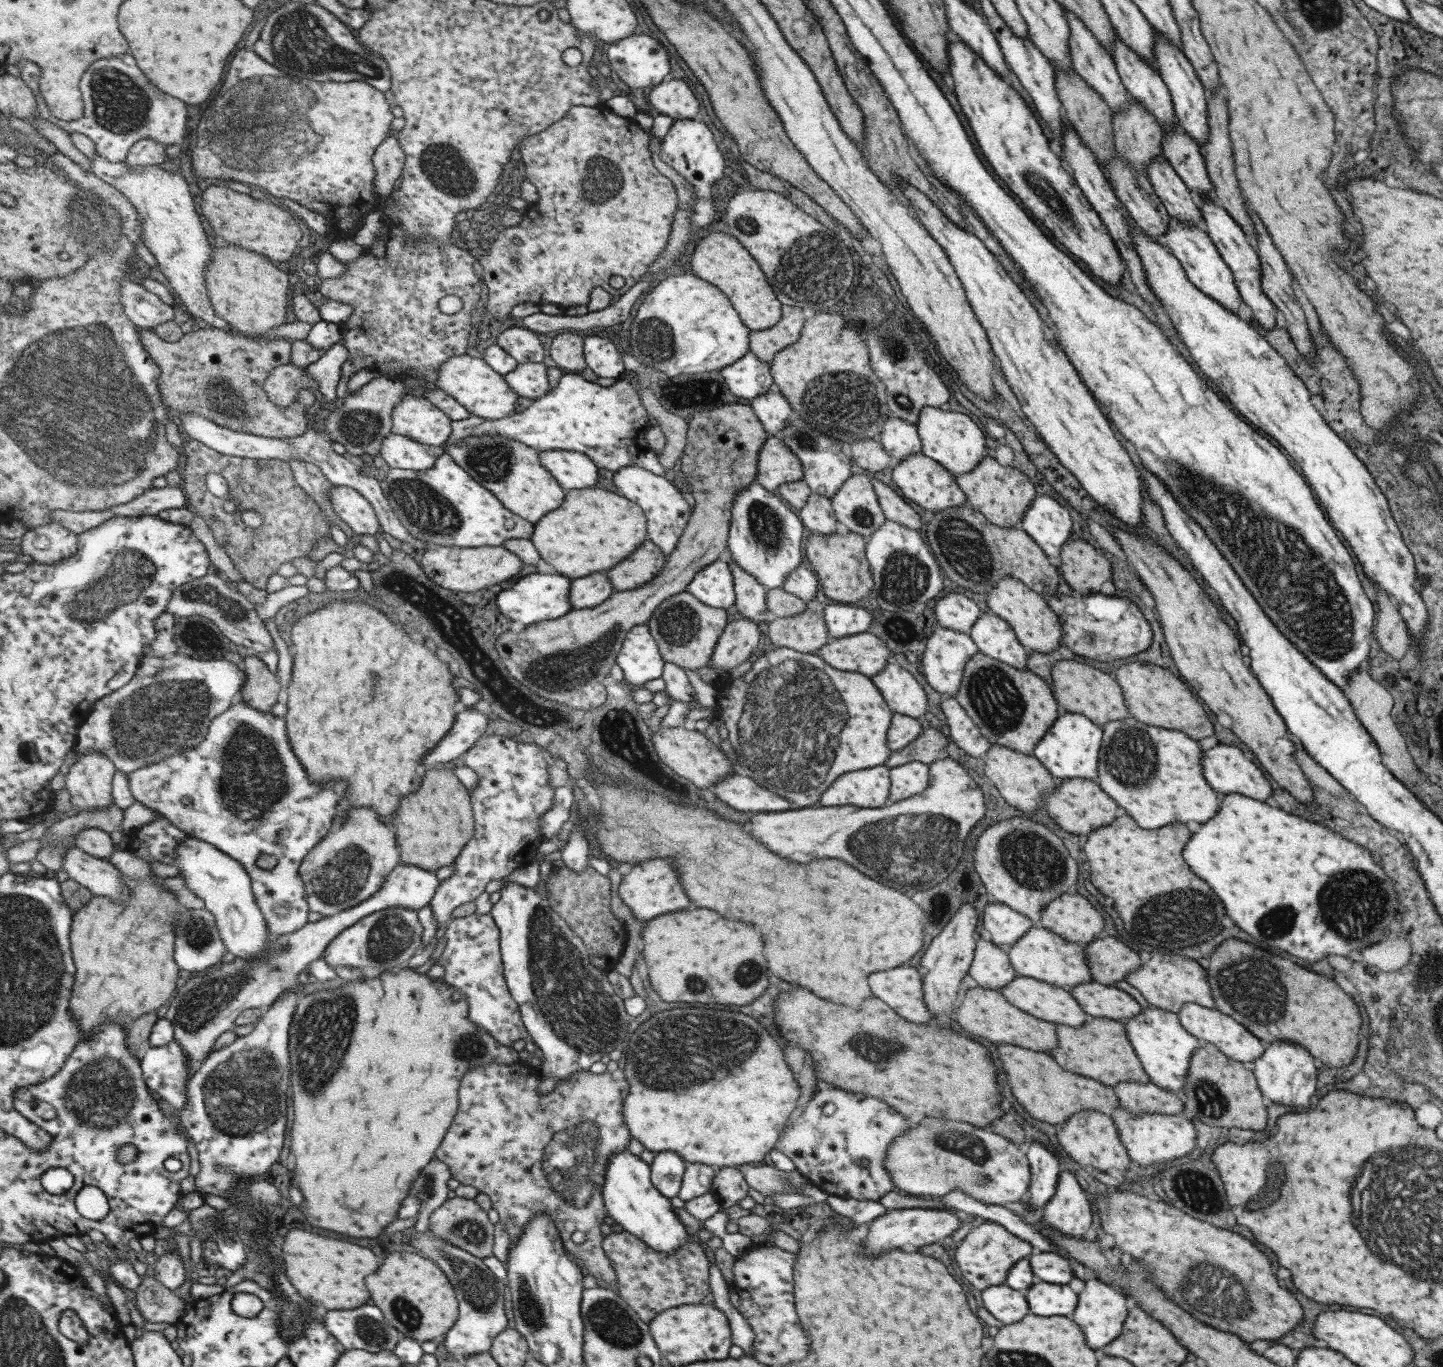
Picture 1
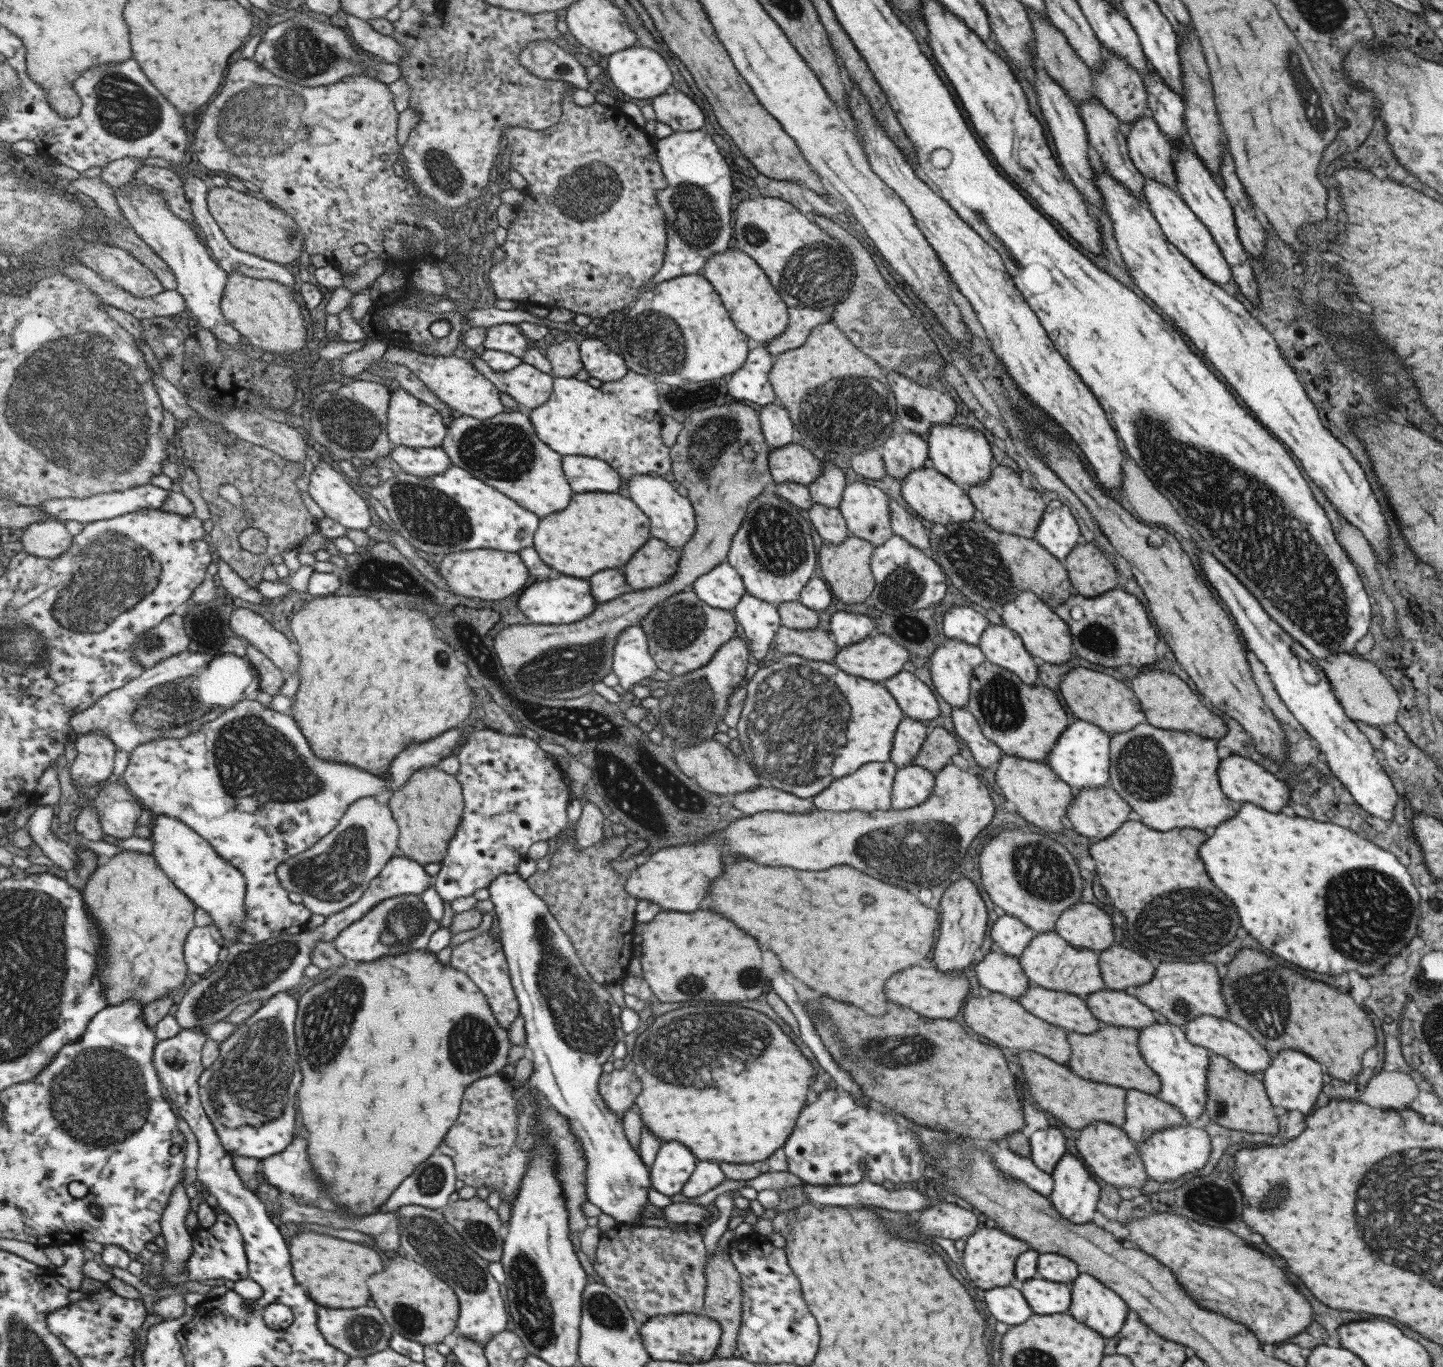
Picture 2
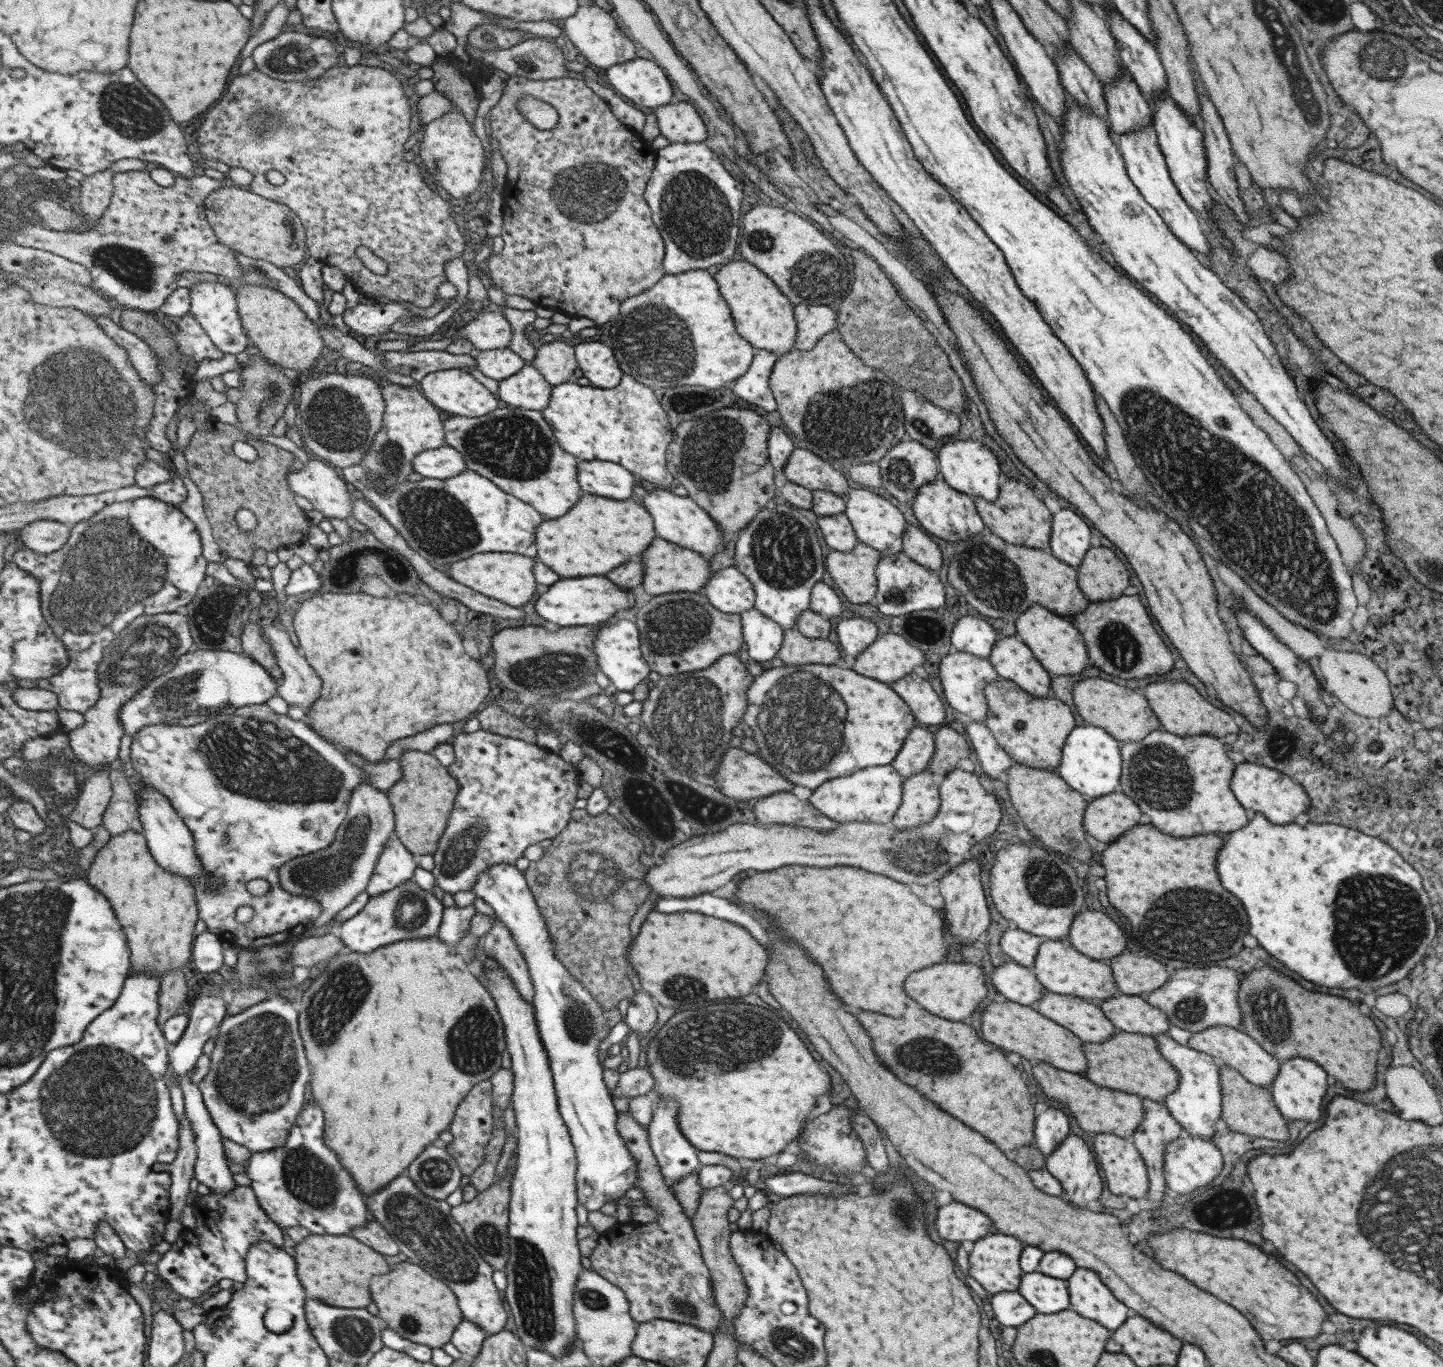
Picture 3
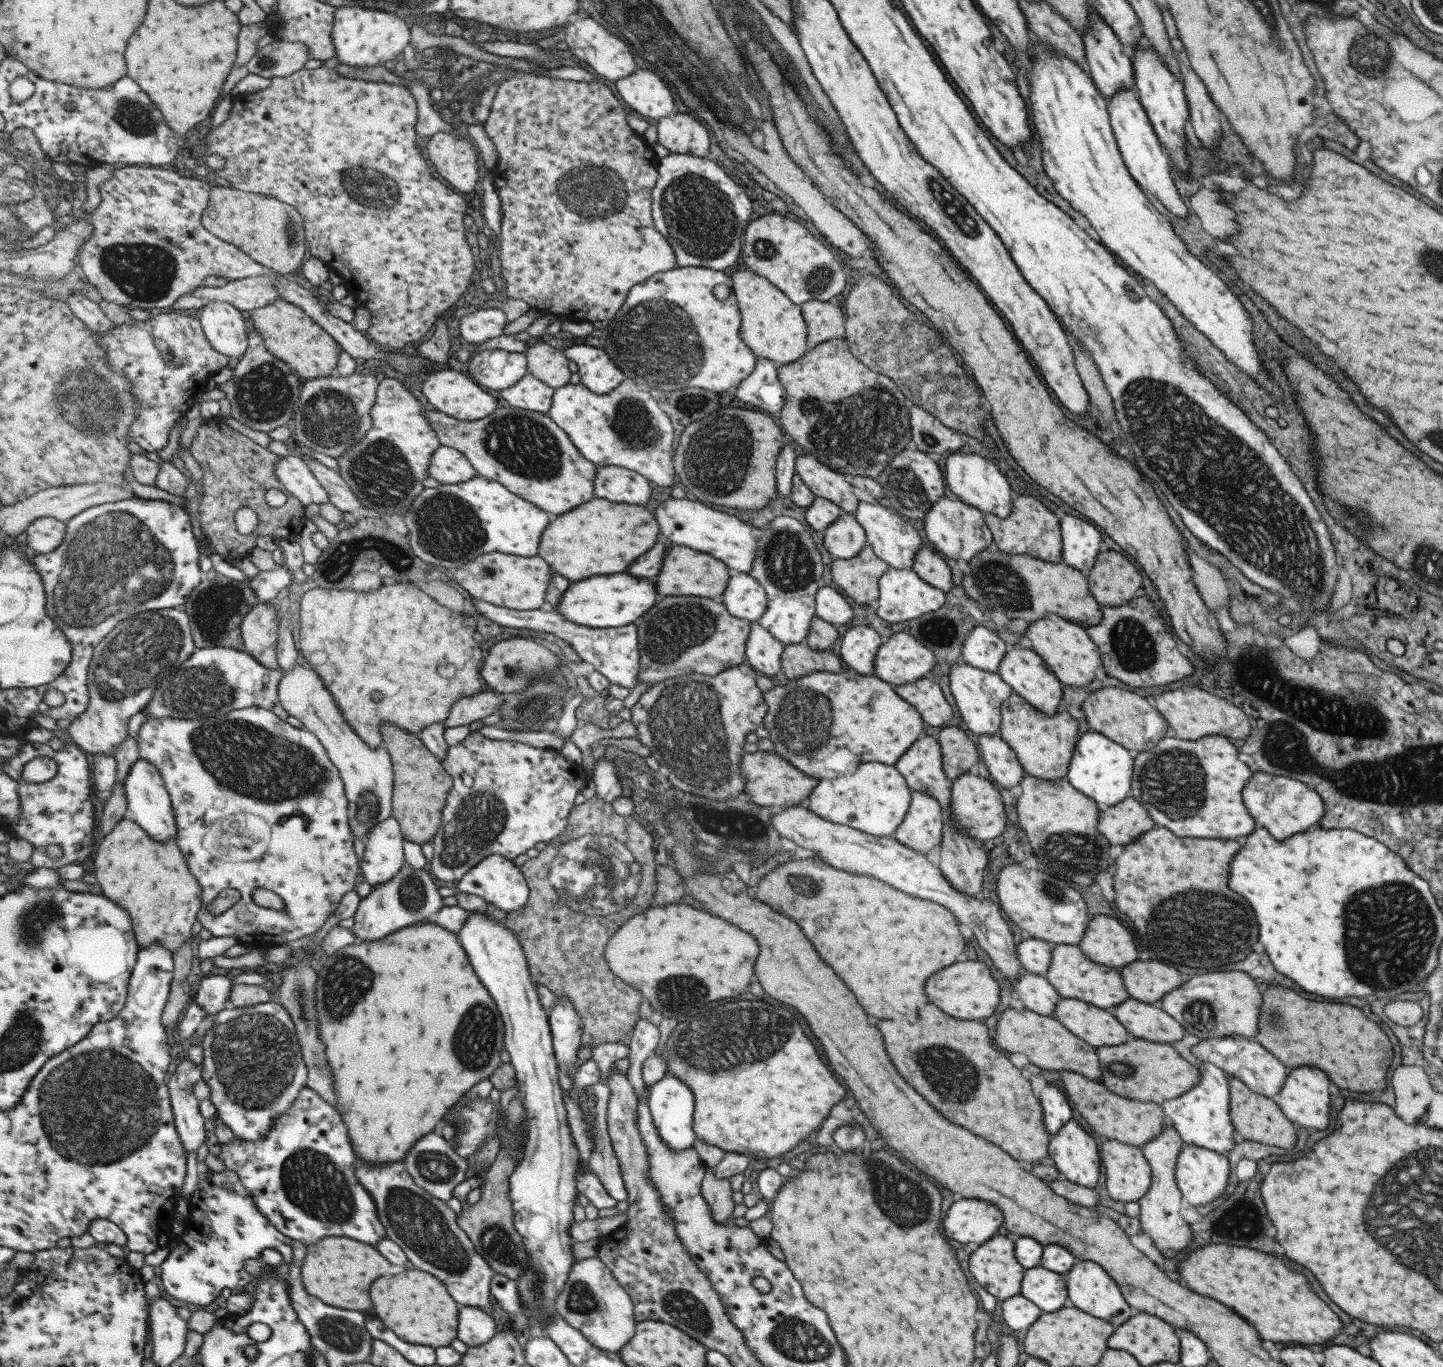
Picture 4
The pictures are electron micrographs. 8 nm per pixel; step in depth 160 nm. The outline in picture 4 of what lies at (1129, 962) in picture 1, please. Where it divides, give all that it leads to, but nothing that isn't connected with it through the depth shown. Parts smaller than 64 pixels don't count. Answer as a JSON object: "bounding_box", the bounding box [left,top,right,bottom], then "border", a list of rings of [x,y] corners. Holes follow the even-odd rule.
{"bounding_box":[1120,957,1181,1004],"border":[[[1140,957],[1120,970],[1123,986],[1131,999],[1157,1004],[1181,984],[1181,974],[1165,964]]]}

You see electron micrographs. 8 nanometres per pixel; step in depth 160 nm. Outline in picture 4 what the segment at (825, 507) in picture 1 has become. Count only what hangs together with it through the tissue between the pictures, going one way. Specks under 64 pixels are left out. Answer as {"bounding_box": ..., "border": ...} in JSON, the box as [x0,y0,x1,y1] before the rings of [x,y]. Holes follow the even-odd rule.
{"bounding_box":[821,515,866,558],"border":[[[841,515],[821,535],[823,547],[831,558],[853,558],[866,546],[865,534],[853,515]]]}

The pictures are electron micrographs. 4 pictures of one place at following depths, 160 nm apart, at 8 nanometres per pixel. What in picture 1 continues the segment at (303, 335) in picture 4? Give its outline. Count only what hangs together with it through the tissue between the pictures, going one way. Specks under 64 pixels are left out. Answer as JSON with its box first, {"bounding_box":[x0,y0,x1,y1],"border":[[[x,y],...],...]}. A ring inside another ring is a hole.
{"bounding_box":[206,243,291,336],"border":[[[227,243],[215,245],[212,262],[206,277],[208,289],[218,315],[227,320],[236,332],[259,336],[286,324],[289,314],[289,288],[291,280],[264,254],[245,250]]]}

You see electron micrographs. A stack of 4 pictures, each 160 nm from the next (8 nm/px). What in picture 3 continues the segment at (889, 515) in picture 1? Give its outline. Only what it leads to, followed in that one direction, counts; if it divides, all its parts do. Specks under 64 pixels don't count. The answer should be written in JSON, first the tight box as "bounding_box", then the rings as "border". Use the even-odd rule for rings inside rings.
{"bounding_box":[901,524,943,574],"border":[[[905,524],[905,531],[901,537],[901,552],[915,564],[937,574],[943,564],[937,544],[930,540],[925,531],[918,530],[910,524]]]}

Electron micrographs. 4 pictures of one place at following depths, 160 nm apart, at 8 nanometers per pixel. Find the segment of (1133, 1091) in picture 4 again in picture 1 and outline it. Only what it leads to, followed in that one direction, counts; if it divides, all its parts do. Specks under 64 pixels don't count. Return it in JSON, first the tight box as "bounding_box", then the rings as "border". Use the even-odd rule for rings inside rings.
{"bounding_box":[1047,1018,1148,1087],"border":[[[1088,1018],[1091,1022],[1085,1022],[1077,1028],[1066,1025],[1055,1026],[1055,1036],[1059,1042],[1050,1052],[1047,1052],[1052,1060],[1064,1070],[1091,1078],[1110,1087],[1118,1082],[1130,1080],[1141,1084],[1148,1082],[1148,1076],[1134,1054],[1123,1025],[1108,1018]]]}

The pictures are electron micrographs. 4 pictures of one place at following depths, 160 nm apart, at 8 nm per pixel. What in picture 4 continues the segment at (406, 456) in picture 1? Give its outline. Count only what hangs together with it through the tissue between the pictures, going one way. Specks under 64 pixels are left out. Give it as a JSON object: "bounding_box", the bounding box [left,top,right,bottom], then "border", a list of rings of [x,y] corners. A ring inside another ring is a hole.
{"bounding_box":[430,445,478,484],"border":[[[441,445],[432,456],[430,476],[441,484],[459,484],[478,476],[478,470],[471,464],[463,451]]]}

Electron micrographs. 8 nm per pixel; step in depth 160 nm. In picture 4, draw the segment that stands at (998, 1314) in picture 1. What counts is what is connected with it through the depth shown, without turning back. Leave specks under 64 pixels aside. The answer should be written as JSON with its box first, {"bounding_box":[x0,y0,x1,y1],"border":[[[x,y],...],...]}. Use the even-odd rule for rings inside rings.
{"bounding_box":[1001,1294,1040,1330],"border":[[[1020,1294],[1001,1300],[1001,1320],[1011,1330],[1027,1330],[1040,1313],[1039,1308]]]}

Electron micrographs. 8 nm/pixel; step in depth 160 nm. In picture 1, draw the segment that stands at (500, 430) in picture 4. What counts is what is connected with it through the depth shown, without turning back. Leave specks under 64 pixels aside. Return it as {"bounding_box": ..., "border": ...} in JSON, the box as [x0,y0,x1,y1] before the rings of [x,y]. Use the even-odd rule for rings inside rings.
{"bounding_box":[446,435,565,524],"border":[[[475,435],[474,437],[467,437],[461,443],[455,443],[446,448],[446,453],[451,455],[455,462],[459,463],[465,469],[467,474],[472,474],[473,478],[477,479],[484,487],[493,491],[503,502],[509,507],[513,514],[527,519],[531,524],[537,524],[543,516],[547,516],[549,512],[557,510],[563,502],[565,502],[565,490],[551,474],[550,470],[542,463],[540,452],[527,443],[521,442],[519,439],[514,439],[505,435]]]}

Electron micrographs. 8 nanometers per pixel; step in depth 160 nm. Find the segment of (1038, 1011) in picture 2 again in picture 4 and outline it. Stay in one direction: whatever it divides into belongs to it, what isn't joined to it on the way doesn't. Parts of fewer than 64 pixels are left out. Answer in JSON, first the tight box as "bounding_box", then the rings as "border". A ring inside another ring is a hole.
{"bounding_box":[1051,998,1131,1047],"border":[[[1060,998],[1051,1016],[1070,1034],[1094,1047],[1117,1046],[1131,1037],[1108,1010],[1081,1000]]]}

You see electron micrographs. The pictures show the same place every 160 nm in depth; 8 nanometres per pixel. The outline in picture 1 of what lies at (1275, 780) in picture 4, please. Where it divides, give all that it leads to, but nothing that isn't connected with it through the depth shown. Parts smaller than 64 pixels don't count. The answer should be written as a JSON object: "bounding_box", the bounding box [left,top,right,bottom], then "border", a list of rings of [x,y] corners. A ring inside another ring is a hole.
{"bounding_box":[1200,743,1272,802],"border":[[[1218,743],[1215,747],[1202,750],[1200,767],[1207,784],[1211,786],[1214,792],[1242,794],[1247,798],[1255,798],[1259,802],[1264,802],[1272,794],[1269,781],[1263,777],[1261,770],[1250,761],[1250,758],[1243,756],[1243,751],[1235,745]]]}

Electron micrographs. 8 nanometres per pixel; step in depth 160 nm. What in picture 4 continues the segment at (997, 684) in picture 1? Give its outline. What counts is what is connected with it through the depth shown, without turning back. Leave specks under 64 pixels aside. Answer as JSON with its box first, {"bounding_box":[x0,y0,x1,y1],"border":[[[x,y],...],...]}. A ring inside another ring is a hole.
{"bounding_box":[997,692,1079,780],"border":[[[1012,692],[1000,704],[1000,717],[997,735],[1016,754],[1025,775],[1045,780],[1065,778],[1079,735],[1076,720],[1070,714],[1058,710],[1053,716],[1047,716]]]}

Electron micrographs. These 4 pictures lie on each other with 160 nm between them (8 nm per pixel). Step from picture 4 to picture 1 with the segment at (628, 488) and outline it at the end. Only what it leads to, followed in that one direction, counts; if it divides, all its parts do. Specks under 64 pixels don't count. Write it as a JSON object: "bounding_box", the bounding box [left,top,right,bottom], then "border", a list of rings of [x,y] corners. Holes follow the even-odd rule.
{"bounding_box":[539,450,599,490],"border":[[[539,450],[542,463],[567,490],[595,488],[599,482],[598,464],[587,454],[574,450]]]}

